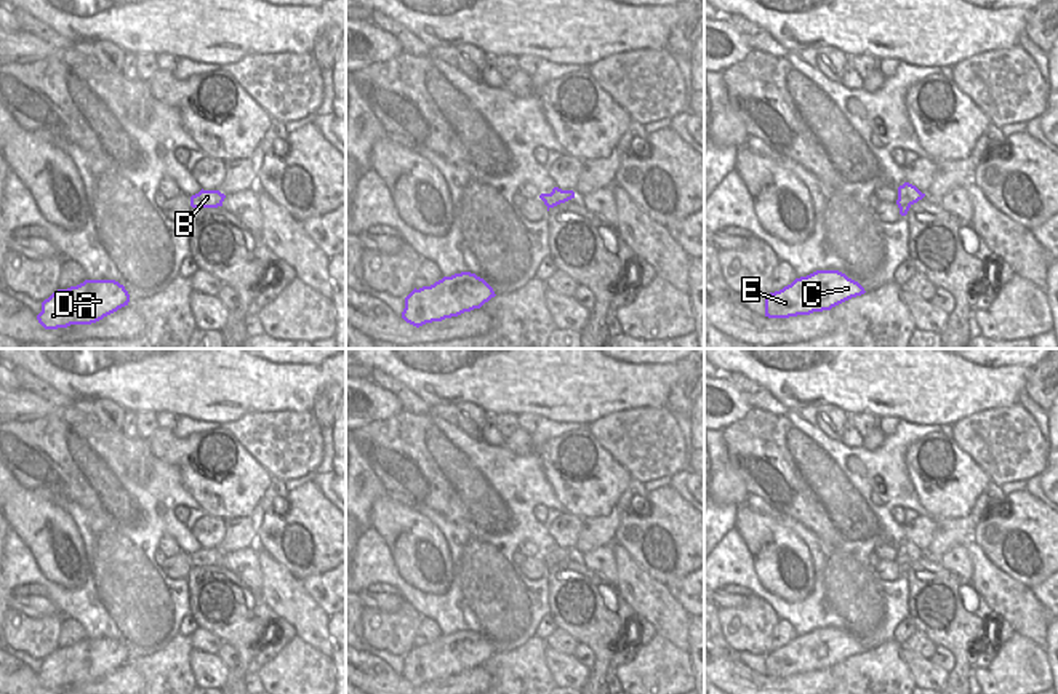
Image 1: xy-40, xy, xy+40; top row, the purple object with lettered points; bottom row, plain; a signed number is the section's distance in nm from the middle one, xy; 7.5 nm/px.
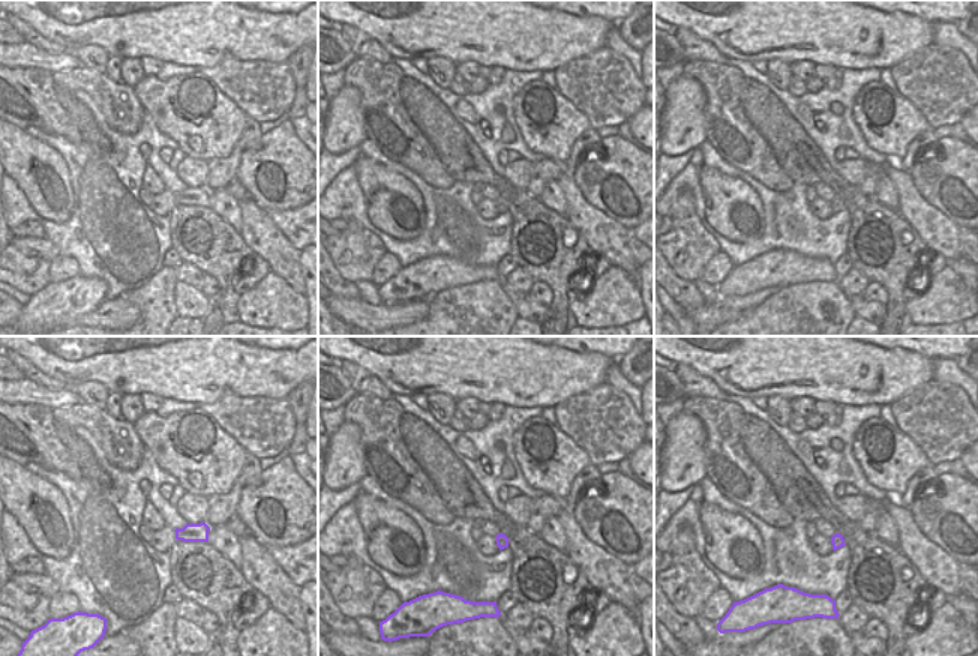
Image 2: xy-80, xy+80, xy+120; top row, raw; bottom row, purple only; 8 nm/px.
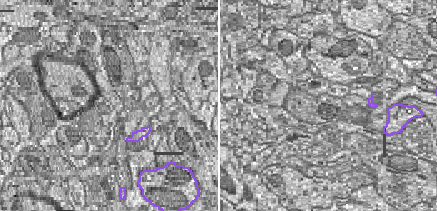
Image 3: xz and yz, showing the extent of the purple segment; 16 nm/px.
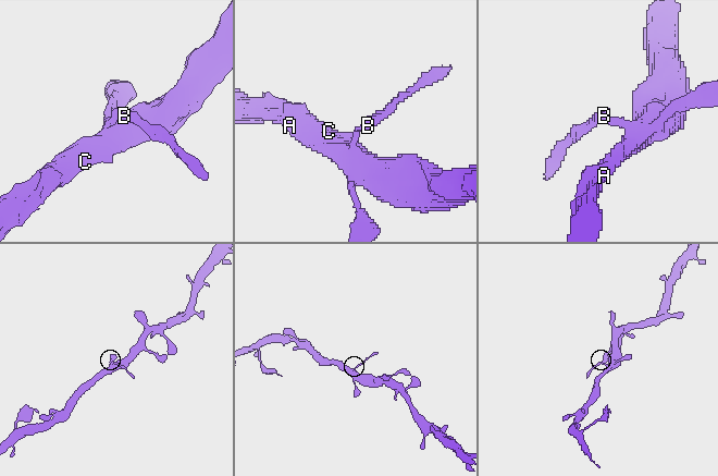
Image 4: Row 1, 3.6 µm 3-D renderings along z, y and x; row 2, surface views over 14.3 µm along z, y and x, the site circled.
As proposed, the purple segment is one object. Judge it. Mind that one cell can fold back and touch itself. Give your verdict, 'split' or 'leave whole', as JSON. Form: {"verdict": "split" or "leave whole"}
{"verdict": "split"}

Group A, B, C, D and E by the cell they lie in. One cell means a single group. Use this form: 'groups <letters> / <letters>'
groups A C D E / B

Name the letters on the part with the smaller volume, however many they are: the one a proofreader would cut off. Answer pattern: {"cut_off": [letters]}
{"cut_off": ["B"]}

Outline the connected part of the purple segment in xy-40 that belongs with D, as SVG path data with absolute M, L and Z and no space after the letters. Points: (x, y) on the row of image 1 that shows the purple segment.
M85 280L77 286L54 291L42 302L37 315L45 329L91 325L128 305L130 294L115 280Z

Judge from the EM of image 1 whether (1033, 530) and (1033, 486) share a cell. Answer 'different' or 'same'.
different

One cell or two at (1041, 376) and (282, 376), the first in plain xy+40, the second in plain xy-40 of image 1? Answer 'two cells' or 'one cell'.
two cells

